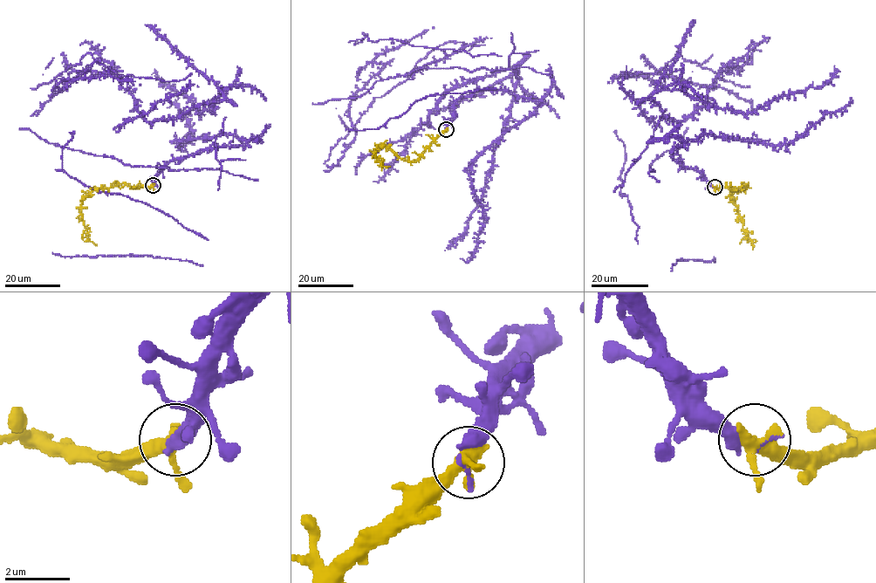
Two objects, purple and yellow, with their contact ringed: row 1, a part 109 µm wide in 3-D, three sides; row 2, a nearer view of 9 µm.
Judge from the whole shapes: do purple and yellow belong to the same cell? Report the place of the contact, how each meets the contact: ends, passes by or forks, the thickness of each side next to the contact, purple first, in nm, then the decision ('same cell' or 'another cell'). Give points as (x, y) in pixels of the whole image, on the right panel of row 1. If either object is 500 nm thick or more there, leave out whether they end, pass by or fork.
place (715, 187); purple ends; yellow passes by; calibres 140 and 420 nm; same cell

